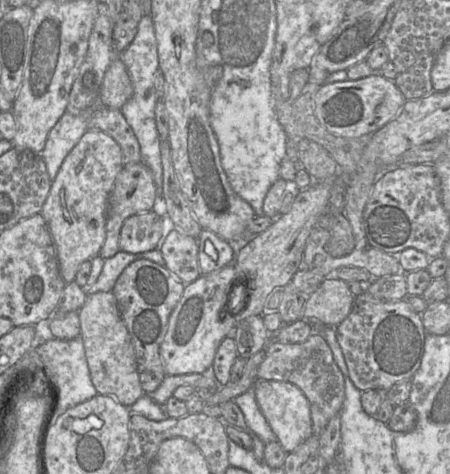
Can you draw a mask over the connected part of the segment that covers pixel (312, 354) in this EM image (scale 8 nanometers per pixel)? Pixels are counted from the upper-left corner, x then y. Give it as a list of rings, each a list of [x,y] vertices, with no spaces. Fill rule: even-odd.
[[[314,331],[302,343],[271,341],[256,376],[259,380],[292,383],[303,392],[310,405],[313,434],[319,436],[329,420],[341,412],[345,398],[344,377],[328,343],[319,332]]]

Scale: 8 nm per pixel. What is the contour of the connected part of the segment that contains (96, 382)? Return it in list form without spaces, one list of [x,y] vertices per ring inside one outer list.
[[[112,291],[88,294],[79,310],[90,377],[97,394],[110,396],[125,407],[133,405],[143,394],[131,336],[120,314]]]

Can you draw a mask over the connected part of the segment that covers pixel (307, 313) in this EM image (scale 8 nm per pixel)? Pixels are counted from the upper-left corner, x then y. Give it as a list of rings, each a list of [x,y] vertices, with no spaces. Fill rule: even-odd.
[[[325,278],[309,296],[303,310],[303,319],[322,326],[336,327],[351,312],[355,296],[347,282],[337,278]]]

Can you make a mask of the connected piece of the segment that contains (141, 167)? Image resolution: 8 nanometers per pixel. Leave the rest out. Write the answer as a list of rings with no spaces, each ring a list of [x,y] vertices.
[[[142,161],[124,165],[118,173],[109,194],[106,207],[106,238],[99,255],[106,259],[114,256],[119,248],[120,231],[127,218],[158,208],[157,188],[150,168]]]

